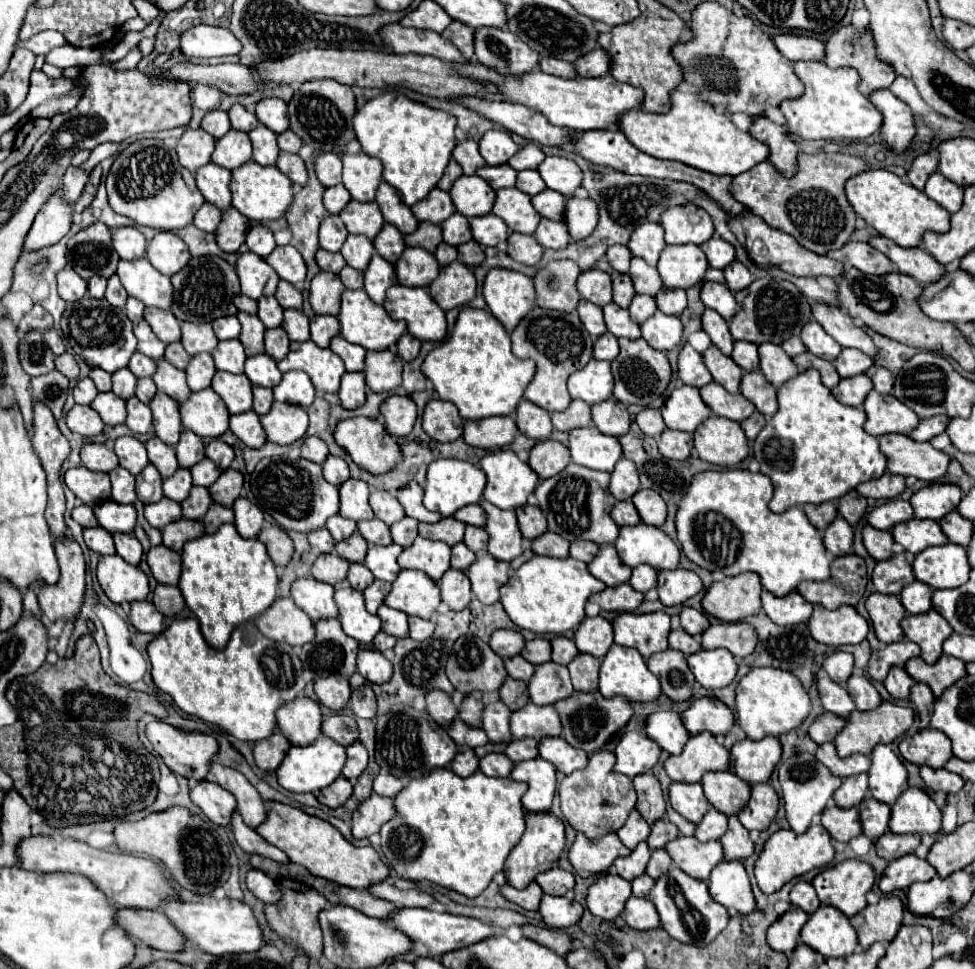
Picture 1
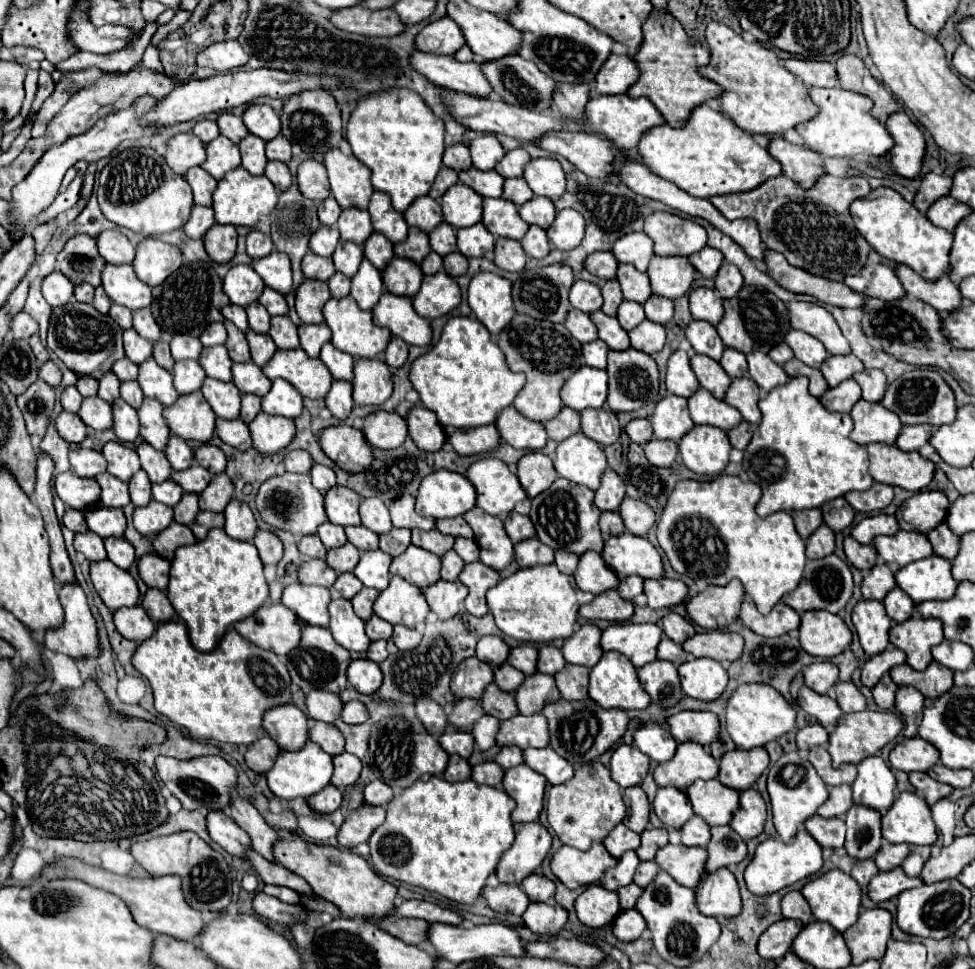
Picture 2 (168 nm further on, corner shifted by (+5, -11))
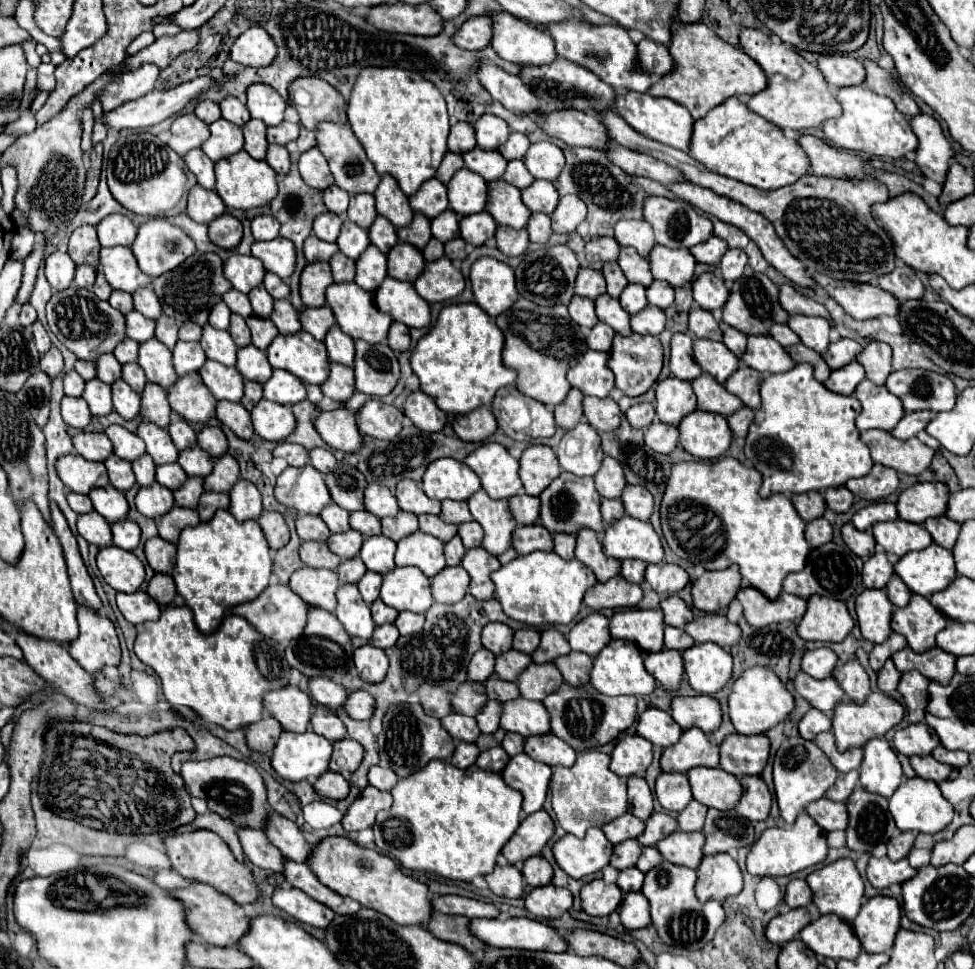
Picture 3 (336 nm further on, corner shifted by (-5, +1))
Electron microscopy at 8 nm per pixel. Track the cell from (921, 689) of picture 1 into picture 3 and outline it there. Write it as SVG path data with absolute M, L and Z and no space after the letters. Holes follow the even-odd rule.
M908 671L902 675L898 691L904 695L904 701L906 701L908 723L924 721L926 703L928 703L928 685L930 681L918 671Z

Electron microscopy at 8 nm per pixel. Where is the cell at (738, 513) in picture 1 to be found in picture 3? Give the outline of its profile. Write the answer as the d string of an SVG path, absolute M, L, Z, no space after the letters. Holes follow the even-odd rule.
M722 457L722 459L716 459L716 461L688 461L688 463L676 463L672 467L672 475L666 483L666 493L664 493L664 499L662 499L662 507L660 507L660 517L662 517L662 531L664 531L664 537L670 545L670 549L682 557L682 559L688 559L692 563L700 563L704 569L726 569L730 567L732 563L736 563L740 567L740 575L752 585L756 587L758 591L762 591L768 599L776 599L782 591L782 581L788 573L796 573L796 571L802 571L804 565L806 565L806 557L810 553L810 545L804 537L804 529L806 529L806 523L802 521L802 517L794 511L794 505L790 501L788 495L772 495L770 499L762 499L758 495L758 487L762 485L762 475L758 475L758 471L754 471L754 467L744 467L738 459L732 459L732 457Z

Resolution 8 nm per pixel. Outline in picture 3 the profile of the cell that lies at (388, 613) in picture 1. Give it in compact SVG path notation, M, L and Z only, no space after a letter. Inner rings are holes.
M376 599L372 605L372 619L376 625L384 625L384 623L394 623L398 617L398 611L394 611L392 607L384 605L382 599Z

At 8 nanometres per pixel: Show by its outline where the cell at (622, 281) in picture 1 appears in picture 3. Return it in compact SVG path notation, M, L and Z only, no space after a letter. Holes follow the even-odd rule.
M606 263L606 265L602 267L602 275L604 275L606 283L608 283L608 293L610 293L612 297L620 297L620 293L622 293L624 287L628 285L628 281L626 281L620 265L618 265L618 263Z

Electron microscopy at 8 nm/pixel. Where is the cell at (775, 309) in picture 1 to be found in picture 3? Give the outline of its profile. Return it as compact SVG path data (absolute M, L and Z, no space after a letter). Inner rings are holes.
M754 273L750 277L740 277L730 287L730 297L724 305L724 323L746 333L746 335L770 335L774 323L786 323L788 313L778 301L778 285L774 285L764 273Z

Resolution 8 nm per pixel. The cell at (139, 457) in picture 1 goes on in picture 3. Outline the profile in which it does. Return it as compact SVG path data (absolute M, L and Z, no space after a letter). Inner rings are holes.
M110 425L106 429L106 435L110 437L112 445L114 445L114 455L126 459L126 461L134 461L138 459L142 453L146 453L144 443L138 439L138 435L130 433L128 429L120 427L120 425Z

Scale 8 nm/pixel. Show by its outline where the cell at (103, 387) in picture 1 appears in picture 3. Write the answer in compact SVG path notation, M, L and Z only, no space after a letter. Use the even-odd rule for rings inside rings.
M76 361L74 369L76 369L76 371L78 371L86 381L96 377L96 367L94 367L94 363L90 363L90 361Z

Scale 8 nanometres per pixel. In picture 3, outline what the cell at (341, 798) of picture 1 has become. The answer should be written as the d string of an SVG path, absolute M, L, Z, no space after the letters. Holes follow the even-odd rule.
M326 771L316 783L314 783L314 791L320 795L320 797L326 797L326 799L346 799L348 797L348 781L334 773L334 771Z

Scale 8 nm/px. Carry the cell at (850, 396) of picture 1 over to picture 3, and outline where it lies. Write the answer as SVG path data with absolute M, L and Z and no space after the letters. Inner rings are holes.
M852 361L850 365L832 371L830 379L824 383L826 389L840 393L840 395L852 395L854 389L858 387L858 383L866 377L864 367L858 361Z

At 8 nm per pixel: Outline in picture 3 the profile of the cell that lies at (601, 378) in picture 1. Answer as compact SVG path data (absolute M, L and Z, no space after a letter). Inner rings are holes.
M586 351L576 367L568 371L568 383L584 395L608 397L614 387L614 373L608 367L608 353Z

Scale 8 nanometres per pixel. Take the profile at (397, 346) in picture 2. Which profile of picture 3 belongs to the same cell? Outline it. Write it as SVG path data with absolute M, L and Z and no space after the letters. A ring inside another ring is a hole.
M392 323L390 333L388 333L388 343L392 347L392 351L402 353L410 349L410 333L408 327L404 323Z

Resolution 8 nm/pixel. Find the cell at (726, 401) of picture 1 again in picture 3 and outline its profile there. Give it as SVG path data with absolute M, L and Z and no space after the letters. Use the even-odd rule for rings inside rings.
M706 373L692 381L692 389L698 397L698 409L702 411L712 411L728 417L744 405L736 395L728 393L724 385L720 385L712 375Z

